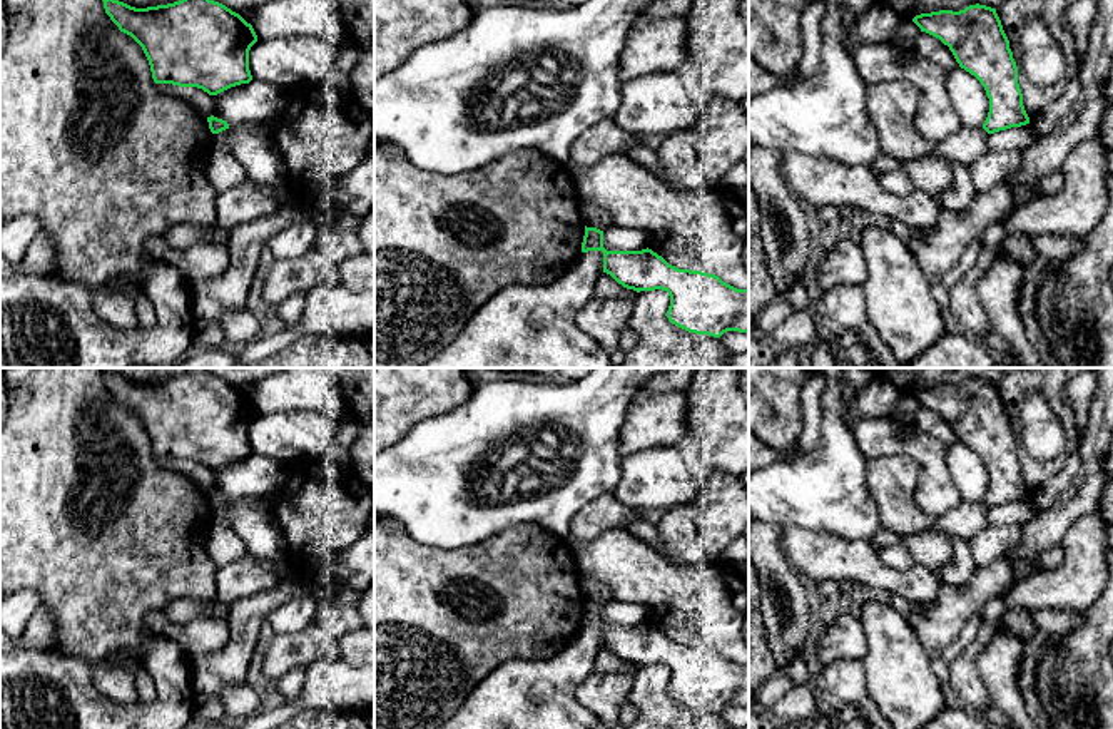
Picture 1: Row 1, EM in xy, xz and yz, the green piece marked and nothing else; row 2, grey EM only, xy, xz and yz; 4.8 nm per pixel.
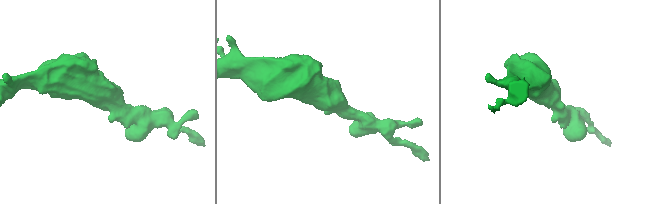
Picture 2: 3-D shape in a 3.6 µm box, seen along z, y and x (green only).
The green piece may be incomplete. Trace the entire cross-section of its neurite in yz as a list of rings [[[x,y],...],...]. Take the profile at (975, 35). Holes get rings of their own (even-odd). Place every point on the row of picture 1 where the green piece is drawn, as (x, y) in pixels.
[[[976,3],[959,12],[921,13],[912,22],[948,45],[959,67],[981,82],[989,99],[983,124],[988,134],[1029,124],[1018,67],[996,8]]]

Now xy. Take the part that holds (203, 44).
[[[102,0],[120,32],[144,50],[155,84],[197,87],[217,95],[249,84],[249,50],[257,42],[251,23],[214,0],[179,0],[135,8]]]

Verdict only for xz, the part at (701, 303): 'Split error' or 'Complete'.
Complete

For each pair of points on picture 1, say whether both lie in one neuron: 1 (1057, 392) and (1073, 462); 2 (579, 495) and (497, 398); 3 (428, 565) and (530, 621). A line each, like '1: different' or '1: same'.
1: different
2: same
3: same

